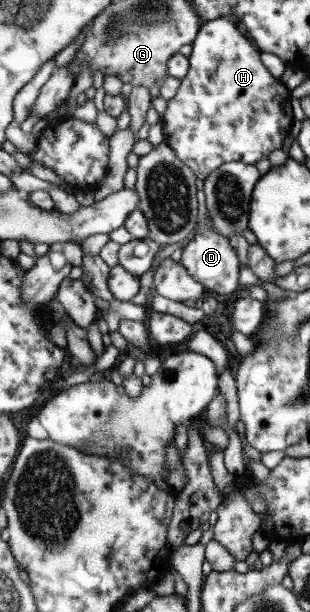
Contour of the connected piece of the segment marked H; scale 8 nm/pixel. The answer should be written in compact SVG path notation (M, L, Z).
M226 17L206 21L198 29L191 46L192 51L186 58L186 76L179 81L176 94L166 100L166 109L157 126L162 129L166 147L172 149L176 159L182 161L196 178L204 181L220 165L230 161L254 165L266 159L270 152L282 149L282 139L293 121L291 91L264 68L259 59L260 52L238 31L237 25Z

